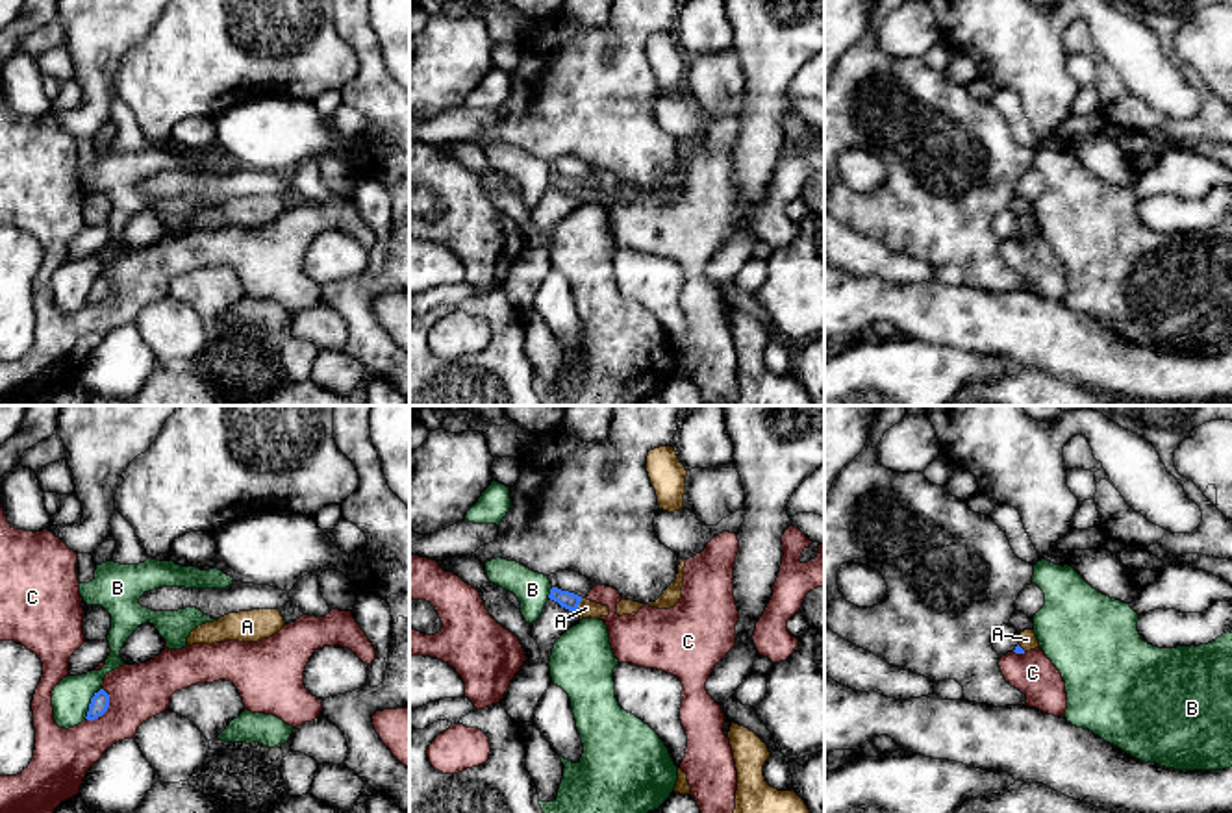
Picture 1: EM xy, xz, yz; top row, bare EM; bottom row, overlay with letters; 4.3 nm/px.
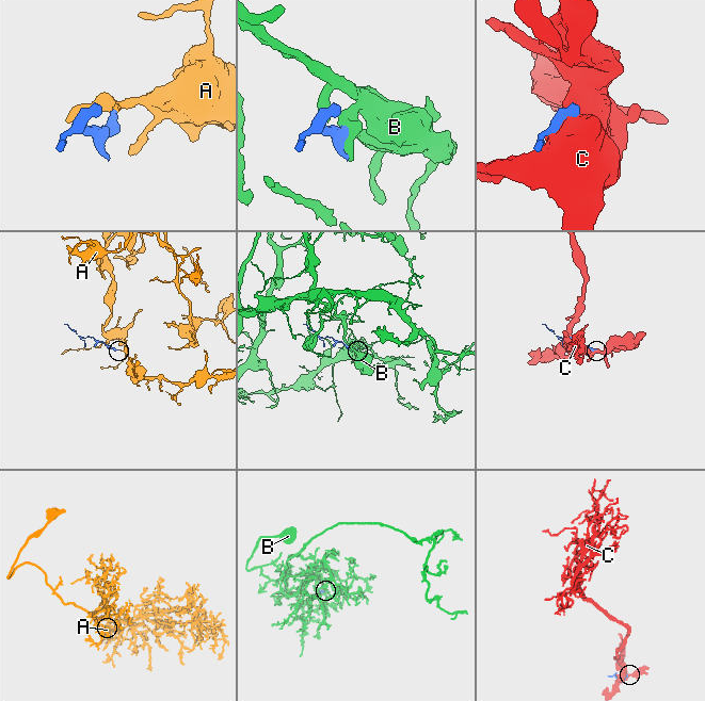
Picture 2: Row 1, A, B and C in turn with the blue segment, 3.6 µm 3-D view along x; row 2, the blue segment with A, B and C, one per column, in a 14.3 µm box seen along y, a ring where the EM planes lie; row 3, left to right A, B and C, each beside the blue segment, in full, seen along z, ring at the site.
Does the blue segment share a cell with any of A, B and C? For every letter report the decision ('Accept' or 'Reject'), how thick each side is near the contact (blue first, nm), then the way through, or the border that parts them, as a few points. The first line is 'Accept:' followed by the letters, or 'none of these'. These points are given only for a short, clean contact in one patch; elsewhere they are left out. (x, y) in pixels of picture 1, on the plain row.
Accept: A
A: Accept. Thickness 80 nm (blue) against 70 nm. Path across: xz (569, 186), (578, 189), (586, 193)
B: Reject. Thickness 80 nm (blue) against 170 nm
C: Reject. Thickness 80 nm (blue) against 240 nm

